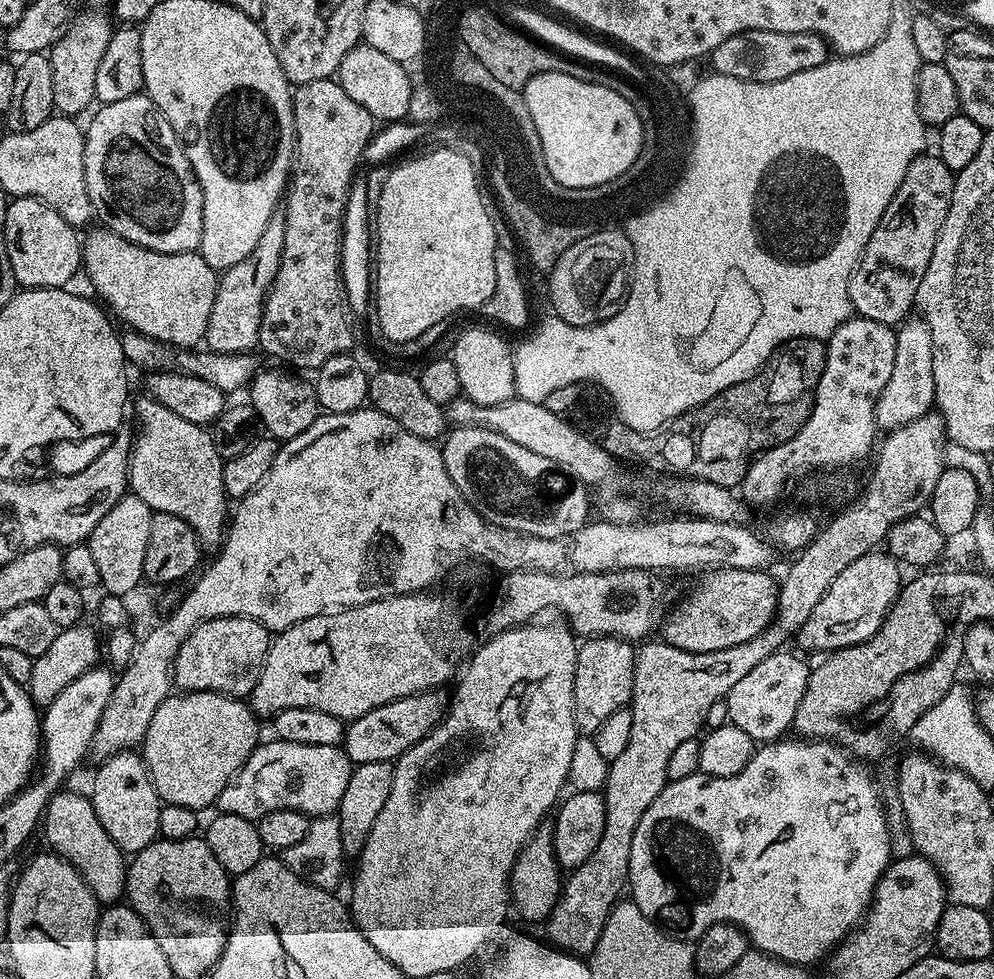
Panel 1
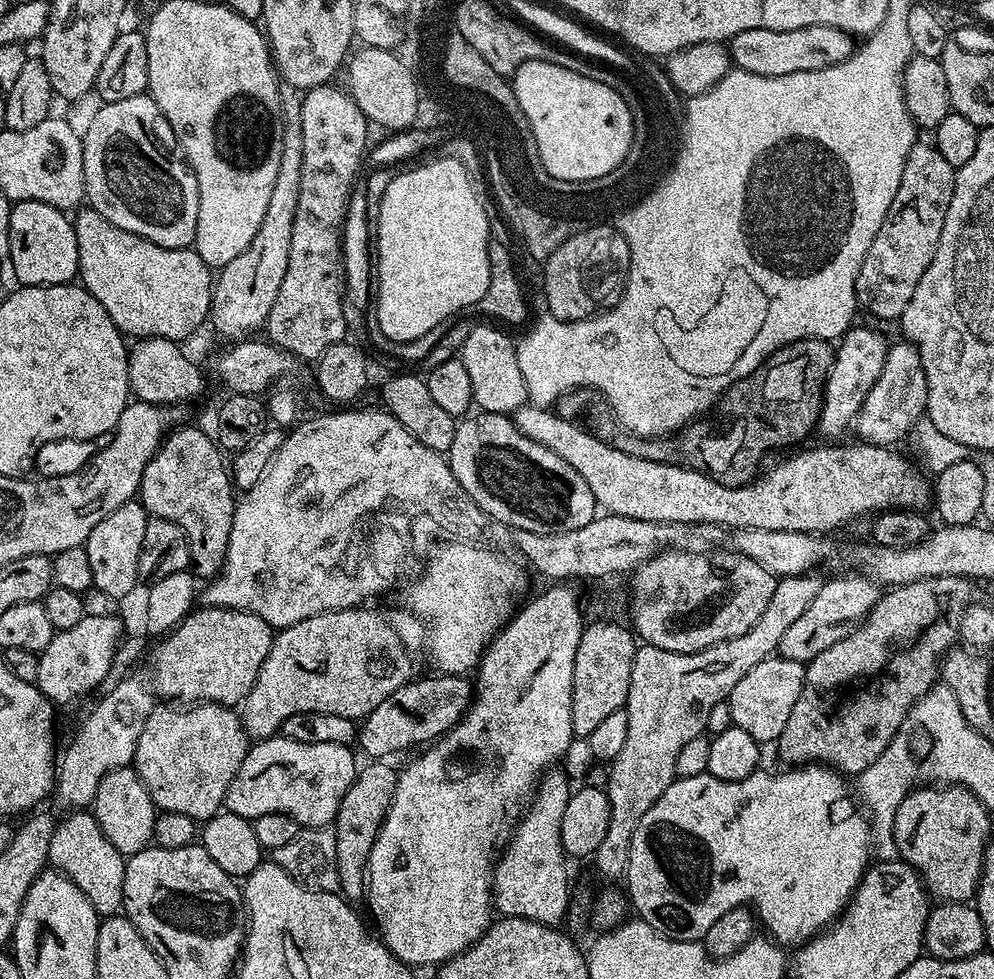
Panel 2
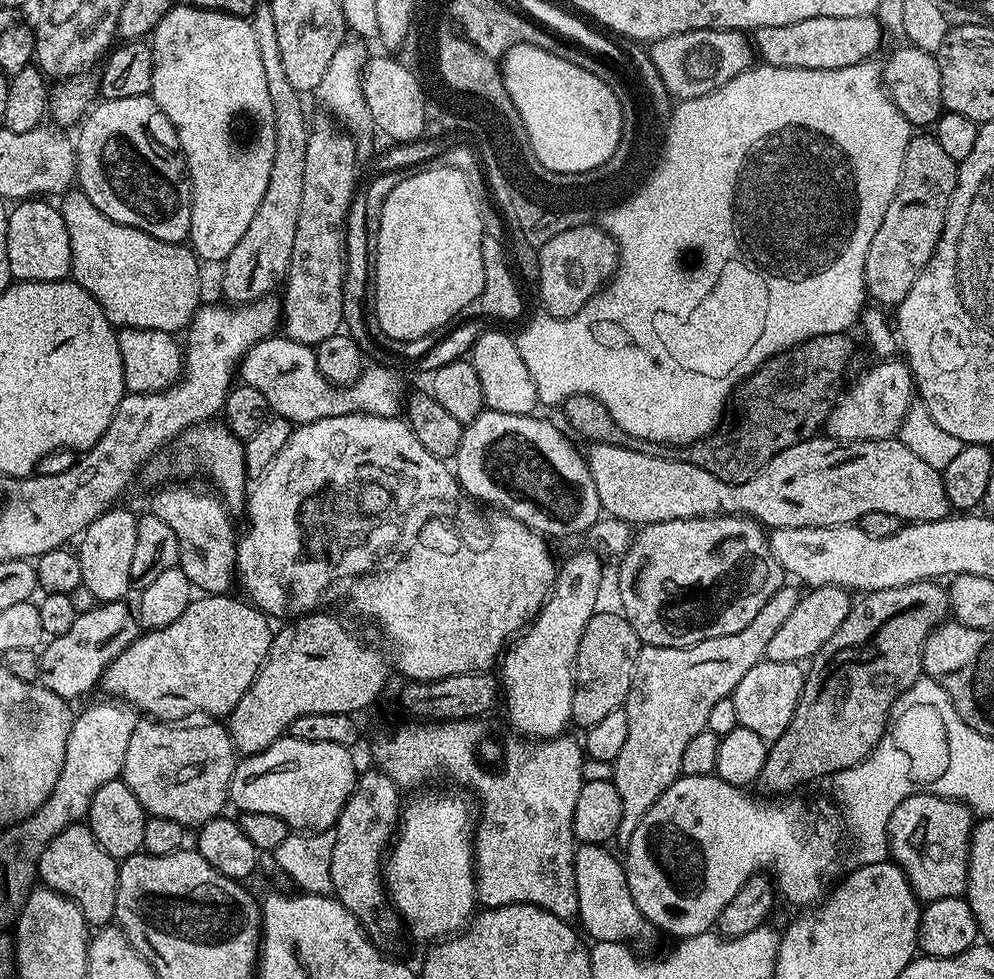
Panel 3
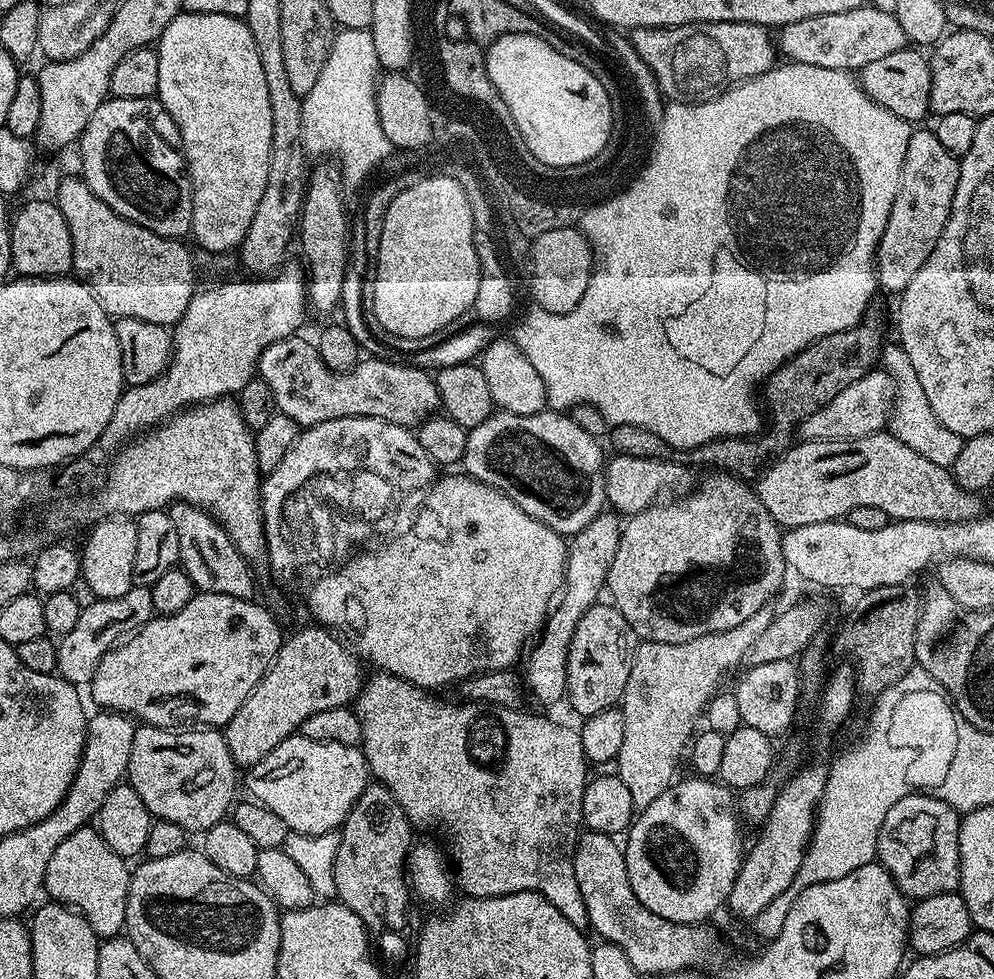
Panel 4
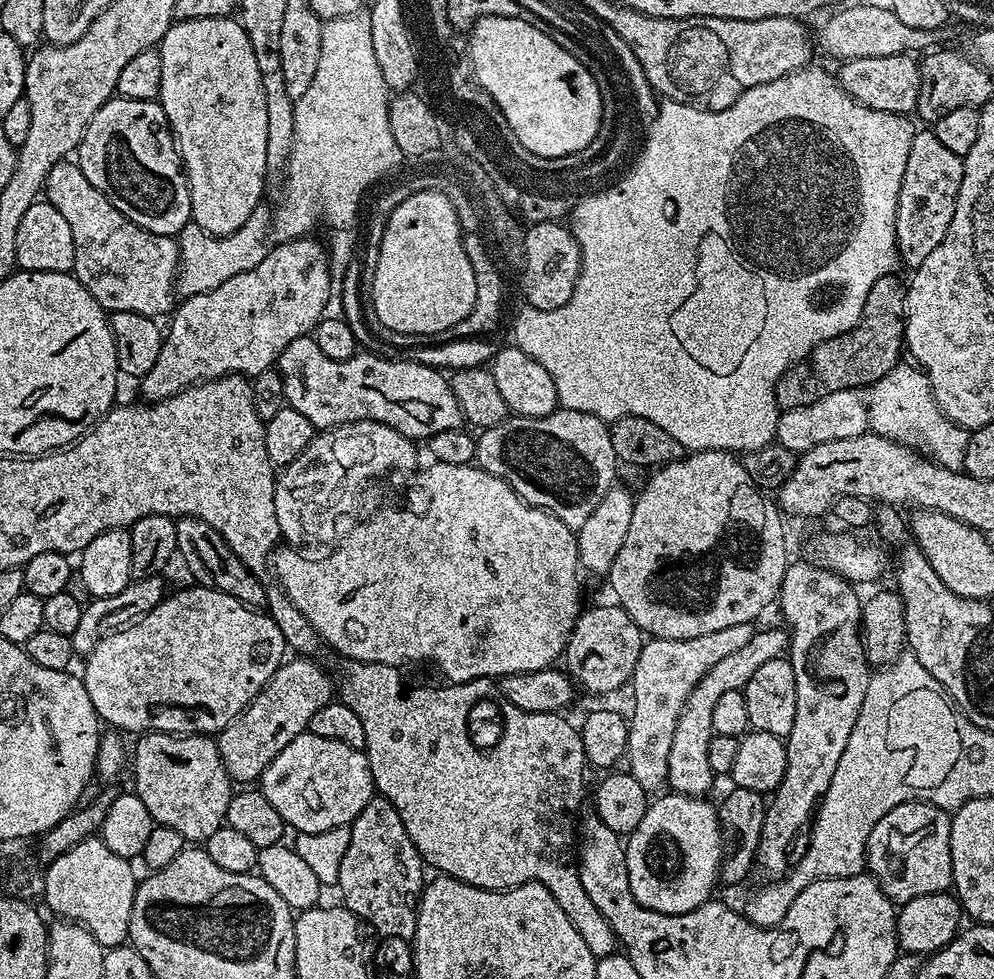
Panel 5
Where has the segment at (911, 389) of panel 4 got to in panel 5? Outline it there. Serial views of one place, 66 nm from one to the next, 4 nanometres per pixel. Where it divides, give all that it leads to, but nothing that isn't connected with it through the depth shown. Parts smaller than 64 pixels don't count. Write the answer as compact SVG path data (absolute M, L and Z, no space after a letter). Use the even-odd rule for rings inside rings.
M910 362L891 368L878 382L869 385L865 395L869 429L888 440L923 448L944 469L961 472L965 466L966 447L971 433L946 418L934 398L926 372Z

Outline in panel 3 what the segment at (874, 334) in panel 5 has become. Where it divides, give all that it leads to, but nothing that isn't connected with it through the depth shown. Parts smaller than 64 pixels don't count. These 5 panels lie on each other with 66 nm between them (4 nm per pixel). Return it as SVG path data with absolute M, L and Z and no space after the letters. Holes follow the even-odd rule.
M835 332L829 336L815 336L813 340L802 342L793 348L779 352L770 358L757 372L752 372L745 380L741 380L735 393L736 425L704 436L694 444L687 445L686 456L693 464L702 466L702 470L710 470L714 478L727 484L750 482L770 458L774 458L782 450L790 446L798 446L798 442L810 440L827 425L828 415L832 413L841 399L840 387L844 384L844 371L848 368L848 359L852 356L851 335Z

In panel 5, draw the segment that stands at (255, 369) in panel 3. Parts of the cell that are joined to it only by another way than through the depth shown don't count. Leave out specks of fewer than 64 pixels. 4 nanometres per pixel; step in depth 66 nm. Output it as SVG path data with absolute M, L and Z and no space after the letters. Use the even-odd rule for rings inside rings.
M311 335L294 338L286 350L282 350L278 371L284 387L287 407L298 410L318 430L335 430L342 424L353 424L359 420L373 420L398 430L413 442L427 441L428 437L442 430L454 430L465 423L458 400L449 380L439 368L420 365L416 361L388 360L382 355L357 354L345 360L331 360L318 350L318 342Z

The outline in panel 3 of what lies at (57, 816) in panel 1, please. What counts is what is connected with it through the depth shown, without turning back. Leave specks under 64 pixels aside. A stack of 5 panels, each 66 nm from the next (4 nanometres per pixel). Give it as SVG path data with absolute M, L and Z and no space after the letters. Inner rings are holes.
M87 823L71 824L50 842L40 859L38 876L47 887L70 897L83 910L89 925L104 926L115 917L120 864L98 842Z

